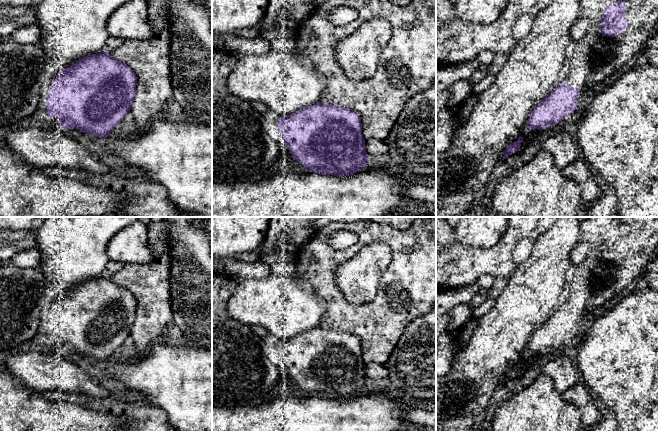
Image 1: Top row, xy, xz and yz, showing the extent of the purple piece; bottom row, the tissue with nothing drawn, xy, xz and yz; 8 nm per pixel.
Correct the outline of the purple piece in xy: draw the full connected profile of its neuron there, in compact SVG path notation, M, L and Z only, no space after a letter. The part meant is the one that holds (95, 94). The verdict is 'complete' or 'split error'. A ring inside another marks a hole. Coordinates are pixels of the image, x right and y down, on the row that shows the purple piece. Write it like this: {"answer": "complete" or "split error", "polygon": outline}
{"answer": "split error", "polygon": "M106 50L99 54L87 55L70 67L64 68L47 58L41 71L39 113L52 123L66 129L76 128L80 132L105 138L130 112L136 94L137 77L128 65L112 58Z"}

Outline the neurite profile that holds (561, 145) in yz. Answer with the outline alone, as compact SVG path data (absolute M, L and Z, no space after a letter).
M559 128L547 138L543 144L543 149L553 155L555 164L560 169L581 157L577 141L571 137L568 129L565 128Z

